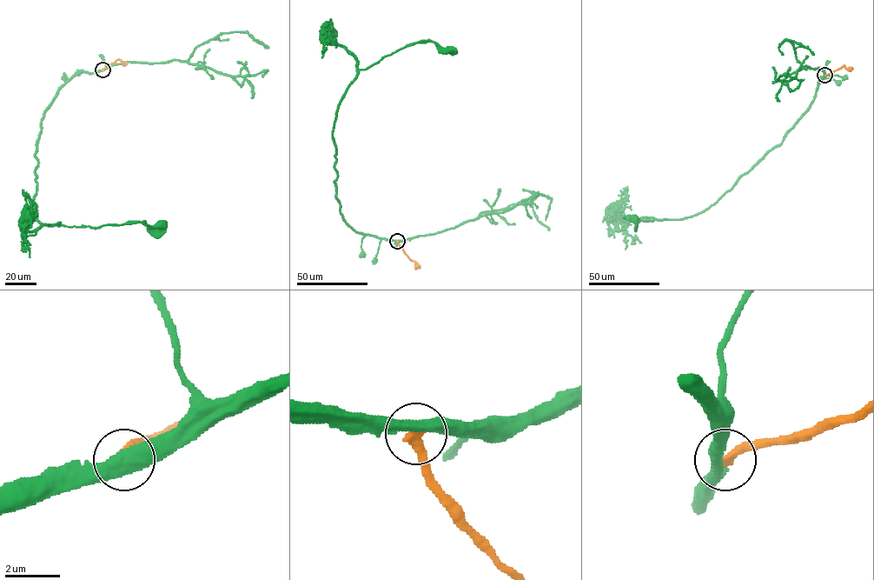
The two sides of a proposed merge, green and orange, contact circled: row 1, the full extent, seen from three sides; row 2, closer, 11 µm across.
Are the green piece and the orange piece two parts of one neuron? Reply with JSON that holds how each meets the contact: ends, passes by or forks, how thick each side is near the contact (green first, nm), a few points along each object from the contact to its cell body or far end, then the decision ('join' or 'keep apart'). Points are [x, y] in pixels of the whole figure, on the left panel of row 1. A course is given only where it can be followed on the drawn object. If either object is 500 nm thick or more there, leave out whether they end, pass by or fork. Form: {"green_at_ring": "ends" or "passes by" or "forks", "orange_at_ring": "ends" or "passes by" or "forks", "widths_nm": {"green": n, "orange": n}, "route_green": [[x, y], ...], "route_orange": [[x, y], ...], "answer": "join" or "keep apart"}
{"widths_nm": {"green": 500, "orange": 360}, "route_green": [[102, 70], [75, 74], [44, 112], [35, 154], [35, 214], [43, 224], [162, 224]], "route_orange": [[102, 70], [117, 59], [122, 63]], "answer": "join"}

